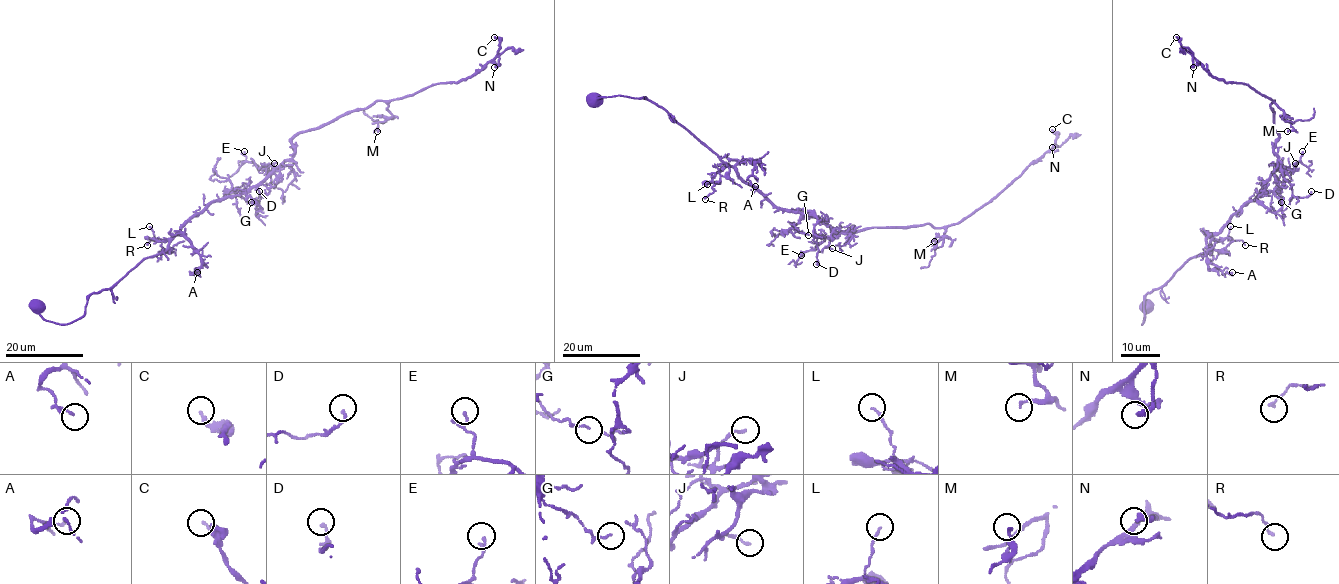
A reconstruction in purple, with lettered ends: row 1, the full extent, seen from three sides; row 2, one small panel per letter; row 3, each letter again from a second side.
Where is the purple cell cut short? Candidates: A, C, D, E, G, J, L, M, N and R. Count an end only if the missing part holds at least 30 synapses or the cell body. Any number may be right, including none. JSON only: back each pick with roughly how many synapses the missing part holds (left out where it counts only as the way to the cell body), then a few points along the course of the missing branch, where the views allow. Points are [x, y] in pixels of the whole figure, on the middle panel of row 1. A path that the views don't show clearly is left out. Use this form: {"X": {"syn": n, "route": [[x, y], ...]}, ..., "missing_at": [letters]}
{"missing_at": []}

